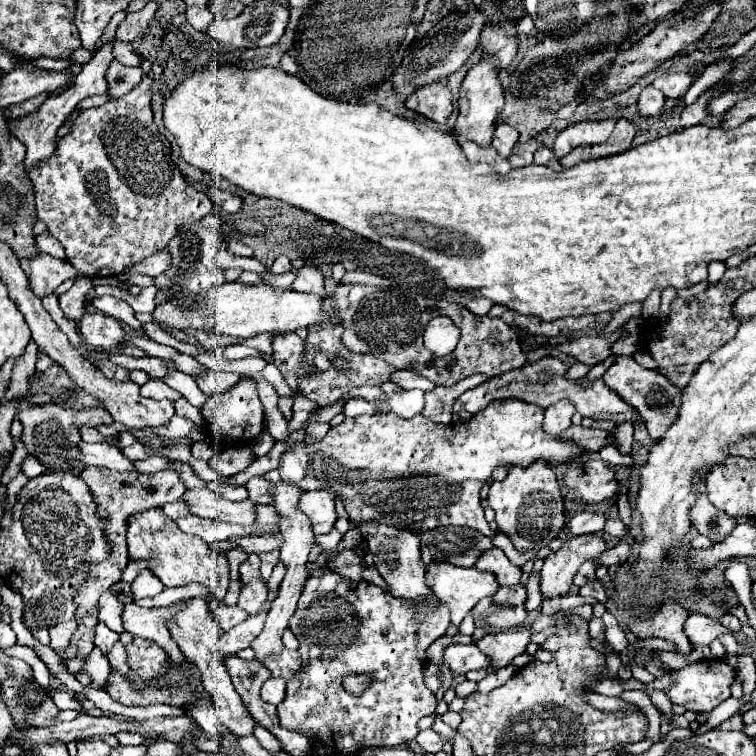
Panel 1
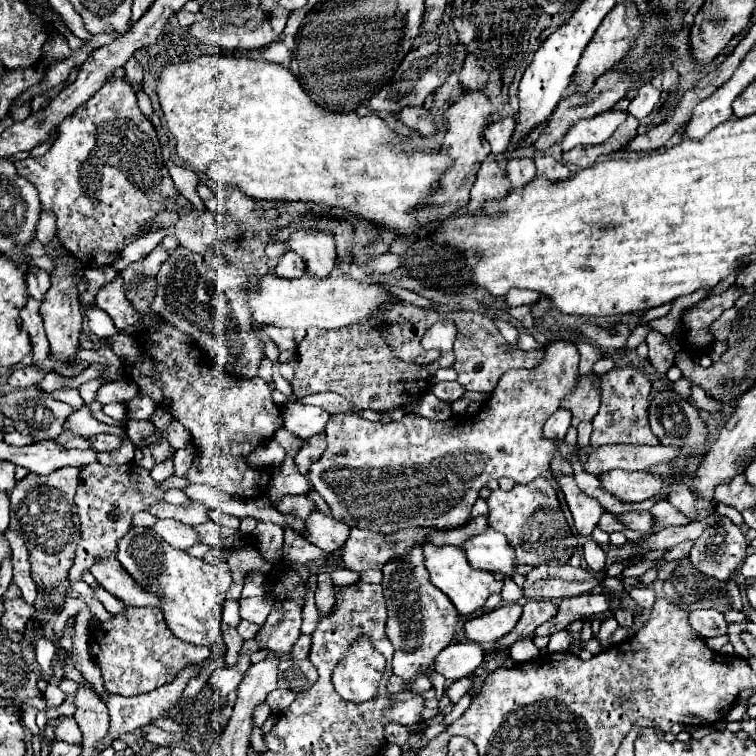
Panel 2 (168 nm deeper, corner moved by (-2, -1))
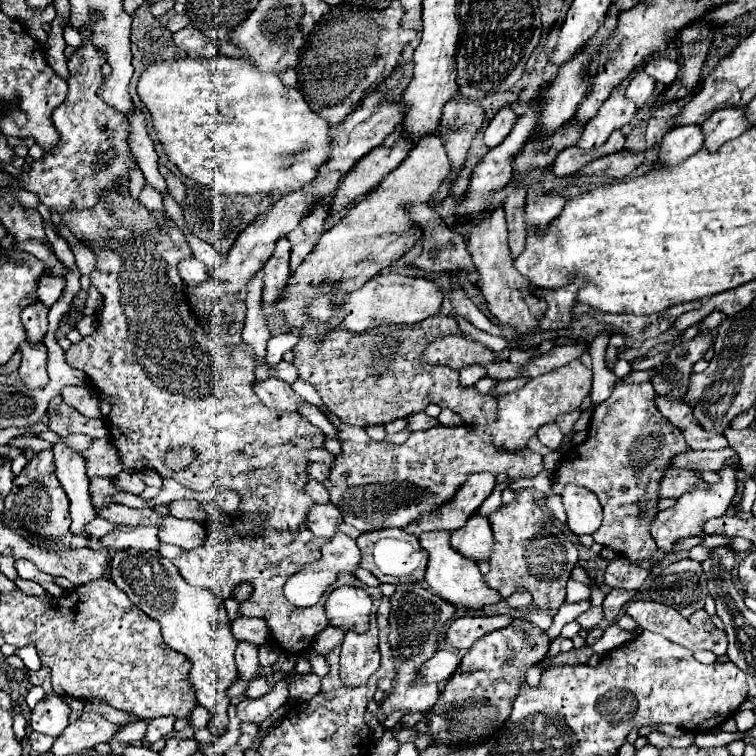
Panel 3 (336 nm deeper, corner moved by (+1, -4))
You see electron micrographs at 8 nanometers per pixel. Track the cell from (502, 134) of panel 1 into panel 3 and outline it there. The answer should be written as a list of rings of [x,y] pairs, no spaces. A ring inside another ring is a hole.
[[[509,107],[499,109],[499,113],[489,121],[489,127],[485,129],[485,145],[497,147],[509,135],[515,119],[517,119],[517,115]]]

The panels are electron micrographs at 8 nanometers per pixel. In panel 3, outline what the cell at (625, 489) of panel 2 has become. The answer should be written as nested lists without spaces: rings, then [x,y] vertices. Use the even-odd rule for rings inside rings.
[[[667,469],[659,481],[659,497],[671,497],[677,499],[681,497],[681,493],[689,491],[693,487],[693,483],[701,481],[693,471],[685,471],[685,469]]]

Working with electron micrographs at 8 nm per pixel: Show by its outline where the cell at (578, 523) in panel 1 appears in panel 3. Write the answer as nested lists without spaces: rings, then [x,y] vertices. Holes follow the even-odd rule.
[[[727,459],[725,465],[717,471],[719,475],[719,481],[717,483],[697,483],[693,485],[693,489],[689,489],[687,493],[683,493],[675,507],[667,509],[667,511],[661,511],[655,515],[655,519],[651,521],[651,537],[655,539],[657,547],[661,551],[669,551],[673,541],[677,541],[679,537],[693,537],[697,535],[701,529],[703,529],[703,523],[711,517],[721,517],[725,515],[733,495],[735,495],[735,489],[737,489],[737,471],[739,471],[739,461],[733,461],[733,459]]]

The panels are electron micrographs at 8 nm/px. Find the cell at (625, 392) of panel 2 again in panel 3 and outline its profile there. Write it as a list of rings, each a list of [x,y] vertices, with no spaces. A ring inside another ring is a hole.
[[[621,379],[613,387],[611,397],[595,407],[587,439],[579,447],[575,447],[575,452],[568,457],[565,458],[563,455],[563,461],[555,471],[555,481],[553,481],[553,493],[557,495],[563,491],[565,485],[575,483],[587,487],[599,497],[603,505],[603,523],[593,533],[593,539],[617,551],[619,555],[627,557],[633,563],[651,561],[657,555],[657,545],[649,533],[649,521],[657,515],[657,501],[659,501],[657,481],[661,479],[661,473],[669,467],[669,457],[673,457],[673,453],[685,451],[687,447],[681,431],[657,411],[653,403],[653,395],[655,391],[651,383],[627,383]]]

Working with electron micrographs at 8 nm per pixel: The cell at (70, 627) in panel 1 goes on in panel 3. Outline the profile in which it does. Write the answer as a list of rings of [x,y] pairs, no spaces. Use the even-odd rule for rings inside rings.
[[[83,711],[83,715],[69,723],[67,729],[55,739],[51,751],[53,755],[81,753],[83,749],[93,749],[97,743],[107,743],[117,727],[93,711]]]

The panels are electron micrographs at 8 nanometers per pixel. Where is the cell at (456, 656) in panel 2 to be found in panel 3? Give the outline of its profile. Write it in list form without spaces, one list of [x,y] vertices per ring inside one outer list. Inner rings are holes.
[[[437,651],[435,657],[431,657],[425,665],[421,665],[419,677],[429,683],[449,681],[449,677],[455,673],[459,663],[461,655],[457,655],[455,651]]]

